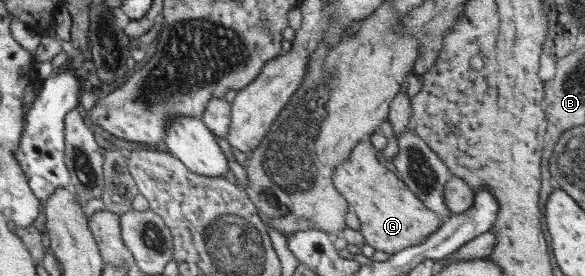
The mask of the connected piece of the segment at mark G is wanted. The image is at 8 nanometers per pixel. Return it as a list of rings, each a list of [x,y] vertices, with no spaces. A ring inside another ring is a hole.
[[[368,139],[355,146],[349,160],[335,168],[335,188],[343,192],[359,222],[366,244],[376,250],[395,254],[400,250],[415,246],[429,238],[442,226],[442,219],[433,212],[425,201],[413,192],[406,181],[397,175],[391,165],[377,156],[375,145]]]

